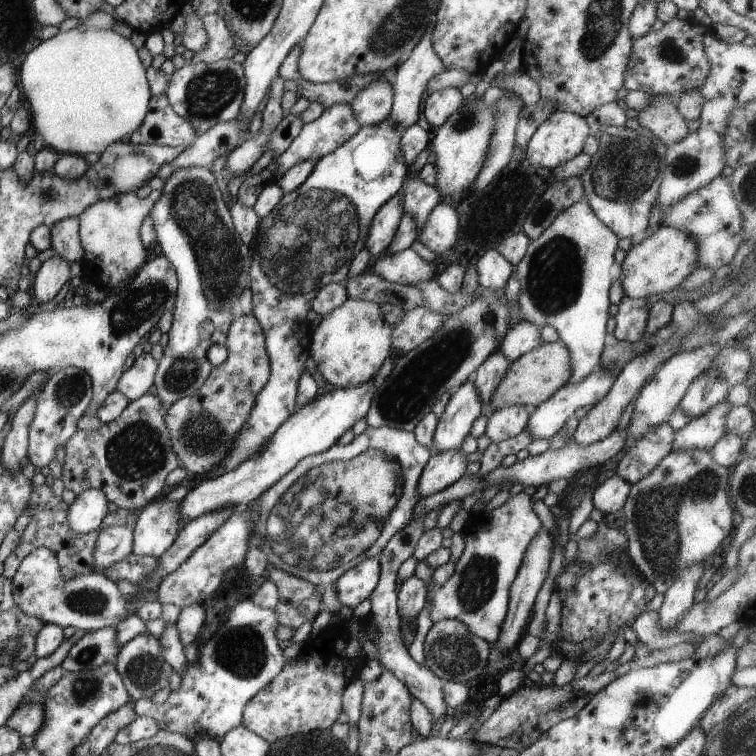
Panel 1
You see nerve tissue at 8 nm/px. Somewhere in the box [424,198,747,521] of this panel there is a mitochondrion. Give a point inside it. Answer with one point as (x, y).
(554, 275)

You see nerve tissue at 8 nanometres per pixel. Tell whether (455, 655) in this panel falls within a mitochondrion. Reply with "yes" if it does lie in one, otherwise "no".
yes

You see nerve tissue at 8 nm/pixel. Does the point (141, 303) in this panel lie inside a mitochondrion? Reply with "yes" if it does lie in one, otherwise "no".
yes

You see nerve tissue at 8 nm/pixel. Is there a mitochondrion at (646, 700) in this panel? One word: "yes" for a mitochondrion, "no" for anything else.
yes

